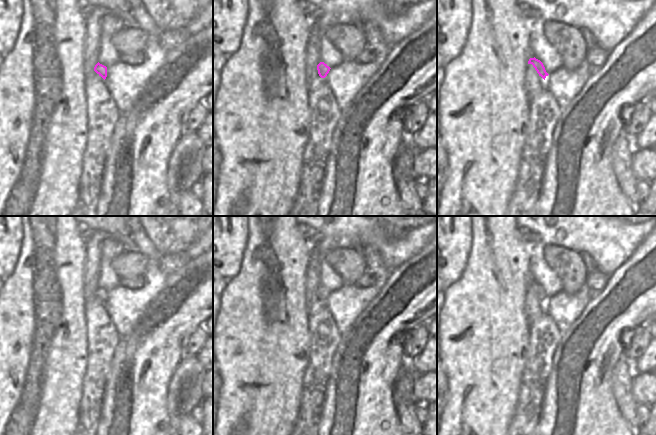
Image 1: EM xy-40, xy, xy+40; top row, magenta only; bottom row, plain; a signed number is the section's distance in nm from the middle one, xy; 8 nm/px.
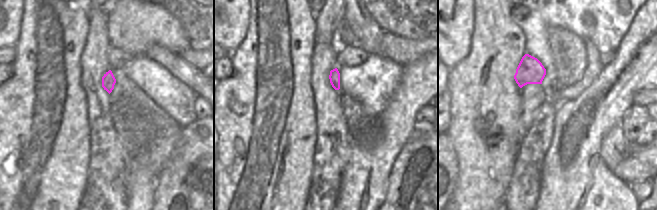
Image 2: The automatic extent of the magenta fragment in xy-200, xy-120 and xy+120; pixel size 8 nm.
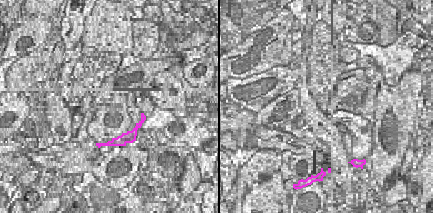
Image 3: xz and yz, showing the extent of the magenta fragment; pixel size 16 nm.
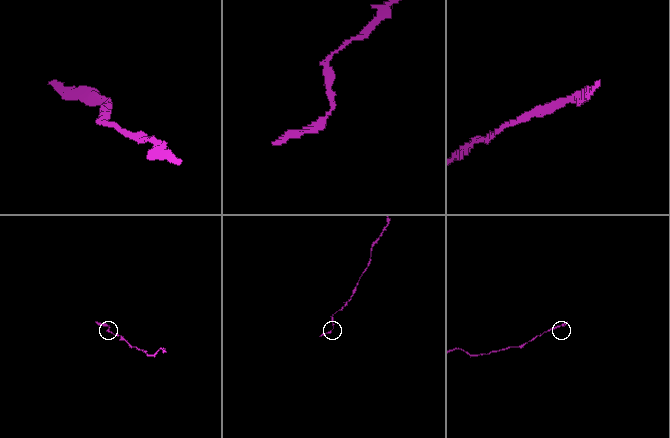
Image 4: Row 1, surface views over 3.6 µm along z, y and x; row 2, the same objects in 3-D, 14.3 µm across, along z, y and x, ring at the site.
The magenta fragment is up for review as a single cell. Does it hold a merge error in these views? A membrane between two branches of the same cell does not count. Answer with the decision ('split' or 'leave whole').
leave whole

